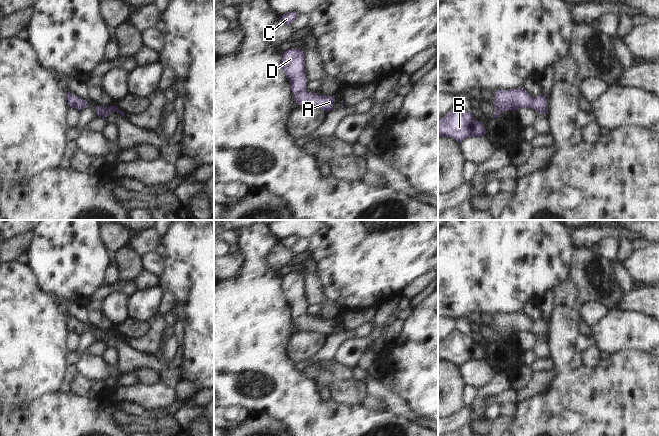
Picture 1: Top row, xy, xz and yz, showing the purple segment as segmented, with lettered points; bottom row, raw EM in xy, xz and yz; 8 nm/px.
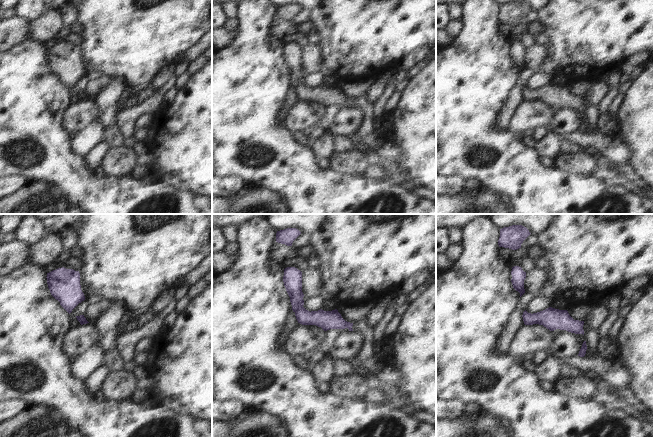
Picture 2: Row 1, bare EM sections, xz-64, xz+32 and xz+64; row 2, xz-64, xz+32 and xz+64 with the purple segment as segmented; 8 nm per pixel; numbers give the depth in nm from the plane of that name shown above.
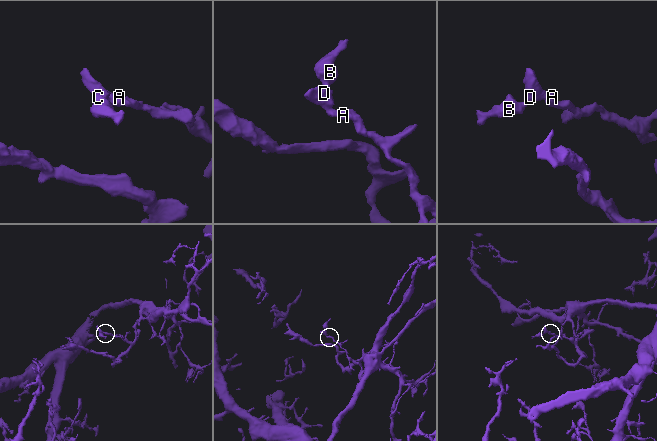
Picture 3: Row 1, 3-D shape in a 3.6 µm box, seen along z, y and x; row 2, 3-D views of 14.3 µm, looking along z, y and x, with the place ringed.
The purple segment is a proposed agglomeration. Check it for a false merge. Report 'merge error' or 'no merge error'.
no merge error

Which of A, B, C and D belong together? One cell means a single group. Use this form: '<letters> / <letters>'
A B C D

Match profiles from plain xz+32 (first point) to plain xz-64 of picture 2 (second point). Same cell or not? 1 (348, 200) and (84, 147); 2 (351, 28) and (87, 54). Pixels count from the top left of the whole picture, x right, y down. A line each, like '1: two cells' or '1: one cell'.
1: two cells
2: one cell

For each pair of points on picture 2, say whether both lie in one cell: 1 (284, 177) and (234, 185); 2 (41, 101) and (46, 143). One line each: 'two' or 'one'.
1: two
2: one

